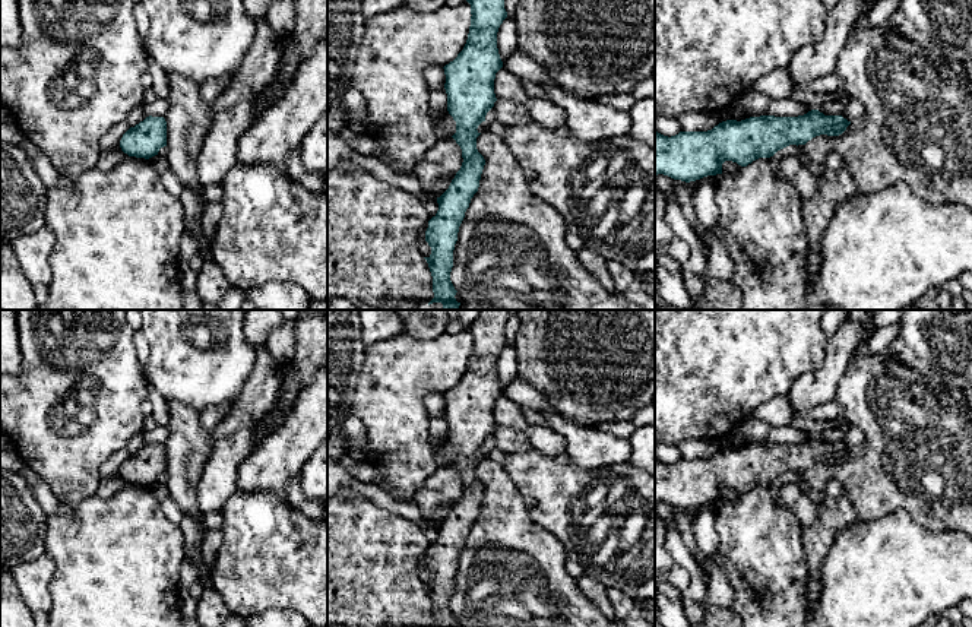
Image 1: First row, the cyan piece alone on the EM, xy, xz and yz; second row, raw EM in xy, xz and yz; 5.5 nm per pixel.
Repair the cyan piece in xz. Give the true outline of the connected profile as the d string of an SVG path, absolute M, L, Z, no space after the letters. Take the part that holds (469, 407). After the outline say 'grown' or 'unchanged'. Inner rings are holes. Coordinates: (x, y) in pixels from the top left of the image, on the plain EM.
M481 310L466 327L471 332L471 354L466 371L457 384L446 392L444 417L447 438L456 449L452 463L462 476L462 494L449 516L437 525L438 538L428 548L425 569L431 582L424 585L433 604L433 627L456 627L450 608L453 577L459 554L478 519L485 493L476 476L476 456L497 428L494 421L496 400L503 395L497 376L497 360L507 345L504 324L509 310Z; unchanged

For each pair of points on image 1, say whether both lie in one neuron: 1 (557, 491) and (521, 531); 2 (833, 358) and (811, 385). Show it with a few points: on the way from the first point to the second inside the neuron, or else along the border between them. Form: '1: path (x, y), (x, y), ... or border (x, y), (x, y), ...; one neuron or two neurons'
1: border (516, 488), (528, 515), (559, 541); two neurons
2: path (833, 366), (819, 380); one neuron

